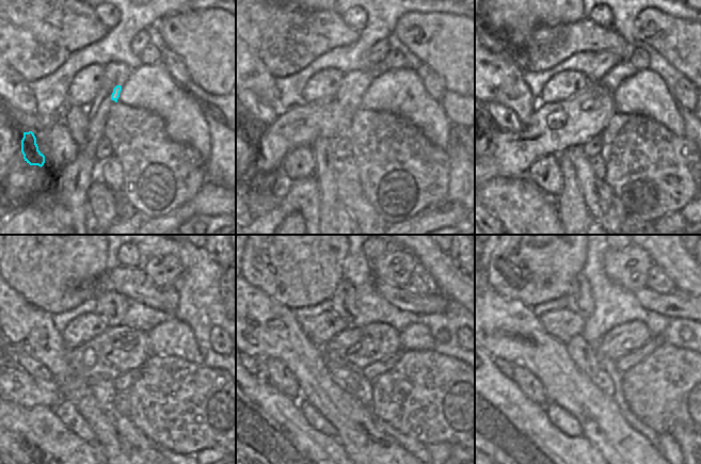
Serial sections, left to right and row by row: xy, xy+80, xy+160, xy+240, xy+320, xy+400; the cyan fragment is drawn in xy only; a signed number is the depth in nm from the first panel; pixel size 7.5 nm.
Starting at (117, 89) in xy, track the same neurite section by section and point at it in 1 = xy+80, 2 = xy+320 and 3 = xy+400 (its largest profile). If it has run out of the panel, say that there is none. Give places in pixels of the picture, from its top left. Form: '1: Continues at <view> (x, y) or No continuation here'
1: Continues at xy+80 (300, 126)
2: Continues at xy+320 (361, 346)
3: Continues at xy+400 (621, 340)

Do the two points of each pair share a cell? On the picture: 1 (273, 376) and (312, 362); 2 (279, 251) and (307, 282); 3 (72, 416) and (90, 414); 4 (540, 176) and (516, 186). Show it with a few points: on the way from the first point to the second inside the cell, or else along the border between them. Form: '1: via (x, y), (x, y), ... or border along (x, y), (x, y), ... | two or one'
1: border along (268, 357), (277, 357), (285, 364), (301, 393) | two
2: via (284, 258), (300, 274) | one
3: border along (64, 397), (84, 419), (95, 436) | two
4: border along (526, 175), (551, 195) | two

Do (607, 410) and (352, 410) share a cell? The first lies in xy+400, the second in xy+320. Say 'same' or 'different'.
same

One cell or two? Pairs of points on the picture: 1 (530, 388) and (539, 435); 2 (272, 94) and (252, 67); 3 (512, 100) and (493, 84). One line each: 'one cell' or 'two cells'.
1: two cells
2: one cell
3: one cell

